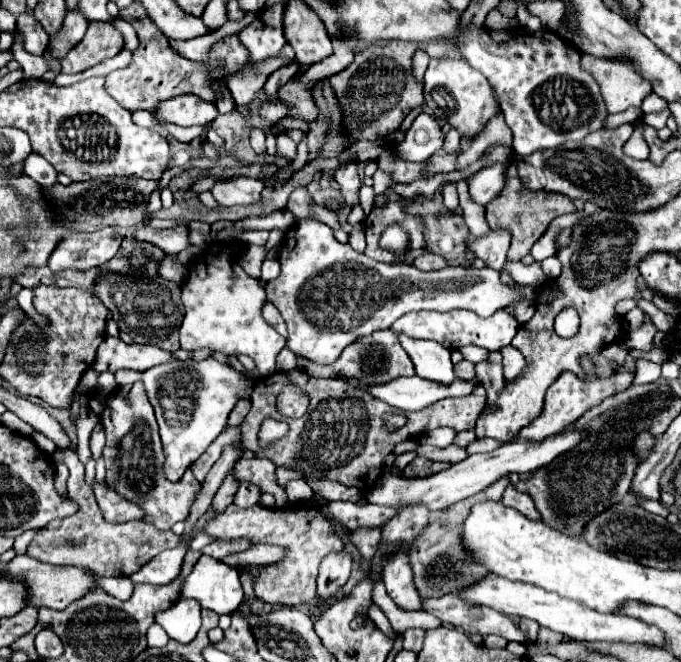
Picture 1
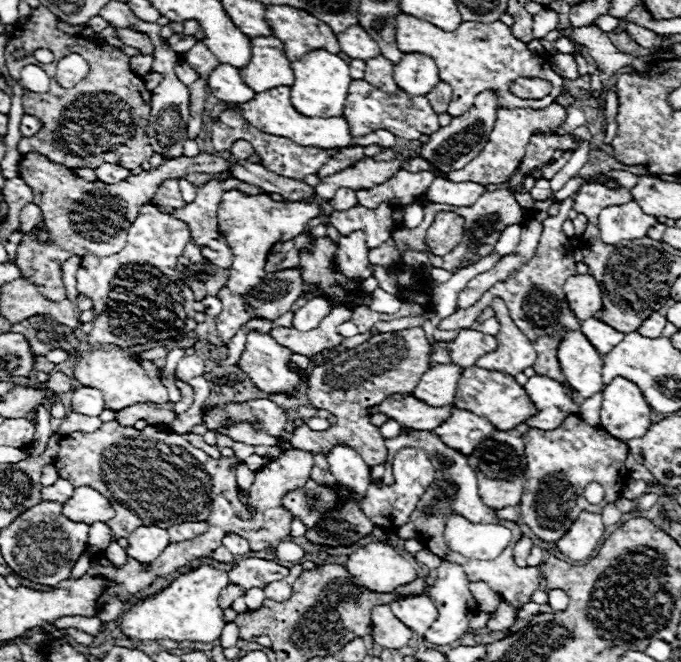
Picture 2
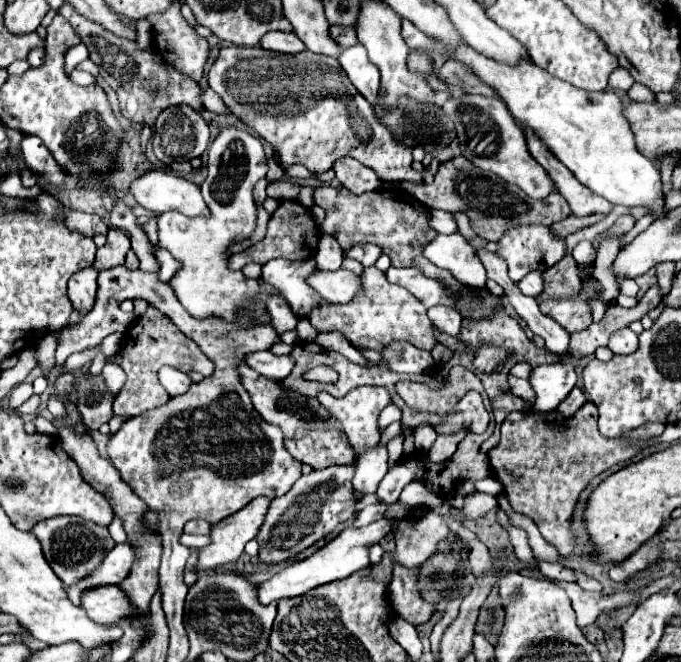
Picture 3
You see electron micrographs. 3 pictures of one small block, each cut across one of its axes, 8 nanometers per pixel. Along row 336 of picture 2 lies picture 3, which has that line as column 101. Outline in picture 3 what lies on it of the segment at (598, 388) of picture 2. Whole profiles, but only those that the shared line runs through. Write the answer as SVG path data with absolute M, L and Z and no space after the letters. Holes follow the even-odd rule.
M128 542L124 544L116 544L104 558L104 562L86 578L78 580L76 584L70 586L70 594L74 594L74 604L80 606L80 598L86 590L98 588L98 586L106 586L106 584L120 584L128 574L130 574L130 566L134 562L134 550Z

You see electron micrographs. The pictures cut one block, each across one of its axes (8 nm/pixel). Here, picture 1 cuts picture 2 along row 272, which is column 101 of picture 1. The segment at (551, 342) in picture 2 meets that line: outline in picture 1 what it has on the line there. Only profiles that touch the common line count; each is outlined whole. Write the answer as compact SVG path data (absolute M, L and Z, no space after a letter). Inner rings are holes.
M54 452L52 458L56 462L64 462L70 470L68 478L68 496L80 504L80 510L68 518L58 518L46 524L42 530L36 532L28 546L28 556L48 562L48 564L66 564L66 566L88 566L98 576L130 576L138 572L148 560L152 560L156 554L160 554L166 548L174 548L180 544L180 536L176 536L172 530L158 530L152 524L146 522L106 522L92 488L84 480L84 464L78 460L76 452Z

